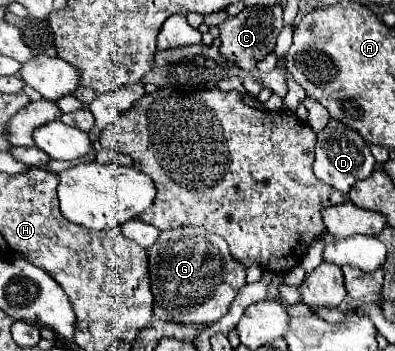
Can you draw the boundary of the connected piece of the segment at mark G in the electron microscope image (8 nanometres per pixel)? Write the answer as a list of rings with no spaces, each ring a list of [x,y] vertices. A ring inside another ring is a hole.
[[[180,227],[174,231],[160,231],[158,243],[148,251],[148,271],[154,291],[154,317],[176,323],[214,323],[226,315],[238,291],[246,285],[246,269],[232,259],[228,243],[216,233],[202,227]]]

